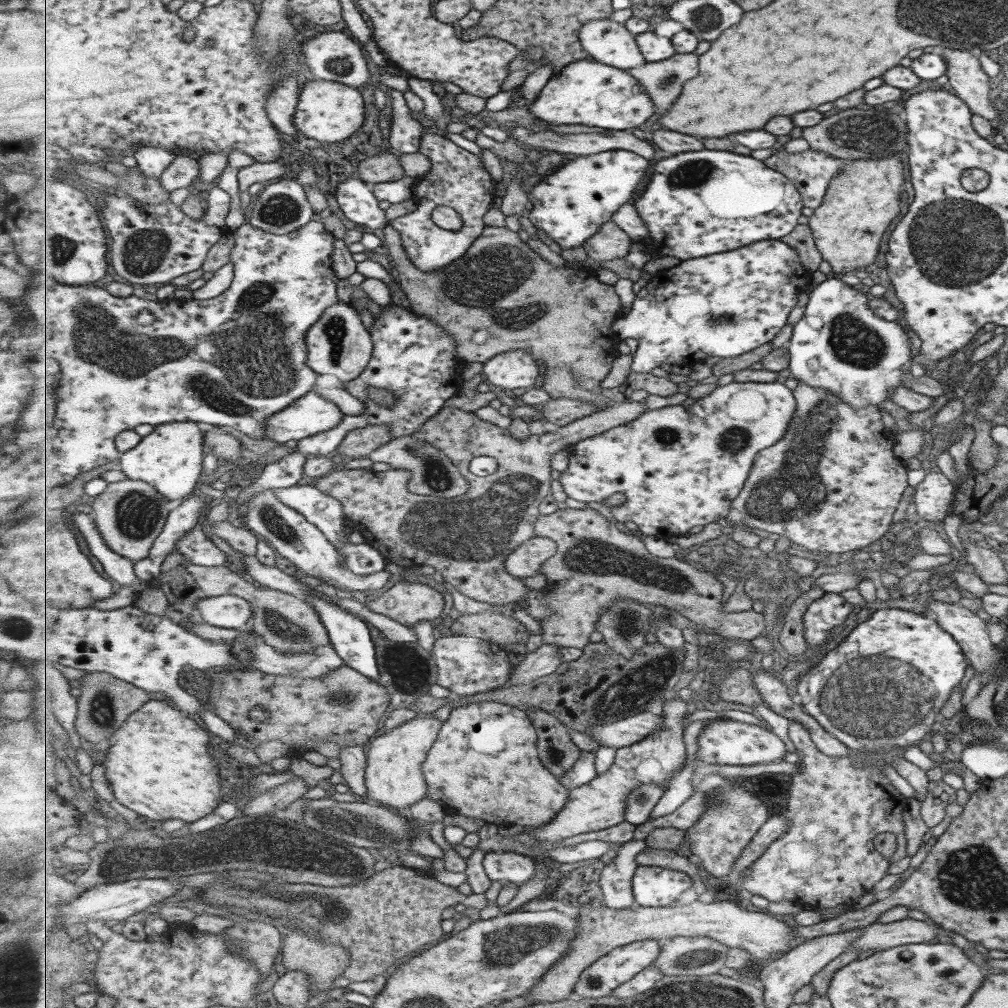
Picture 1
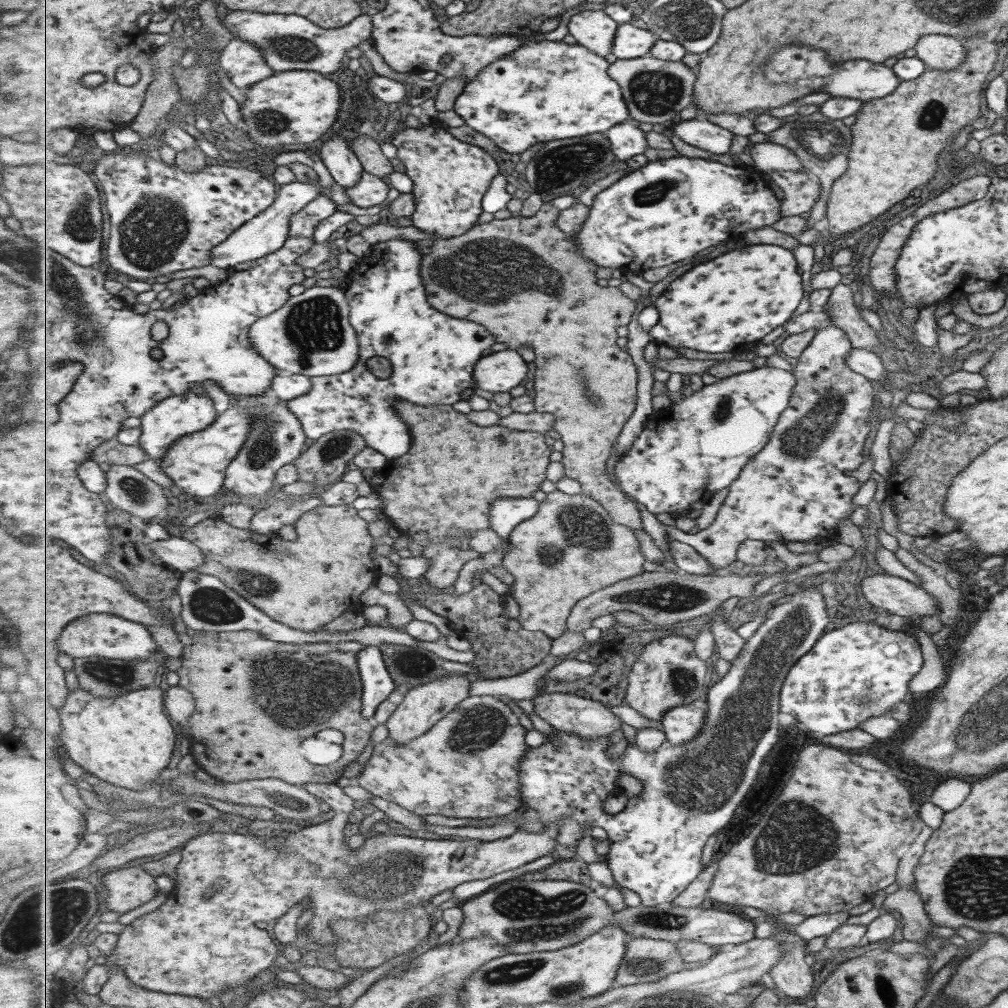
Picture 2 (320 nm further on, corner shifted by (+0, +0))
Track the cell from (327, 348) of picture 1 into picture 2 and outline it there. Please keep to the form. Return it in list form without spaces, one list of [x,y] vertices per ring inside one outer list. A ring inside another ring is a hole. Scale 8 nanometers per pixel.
[[[309,287],[300,295],[292,296],[281,309],[260,318],[250,328],[252,345],[282,373],[304,374],[311,377],[343,374],[359,362],[360,344],[357,331],[350,323],[350,302],[343,289],[337,287]]]

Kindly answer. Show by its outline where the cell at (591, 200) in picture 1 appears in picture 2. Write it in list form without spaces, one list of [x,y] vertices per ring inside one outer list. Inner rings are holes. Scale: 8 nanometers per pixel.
[[[629,118],[607,131],[613,152],[619,160],[629,160],[637,154],[645,154],[645,150],[650,147],[646,132],[643,132],[637,123],[637,120]]]

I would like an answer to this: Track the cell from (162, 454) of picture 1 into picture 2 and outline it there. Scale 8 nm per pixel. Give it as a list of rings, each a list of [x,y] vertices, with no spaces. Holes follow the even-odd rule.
[[[193,390],[183,396],[175,395],[162,400],[142,417],[140,446],[145,450],[149,460],[157,464],[162,463],[163,458],[171,452],[171,445],[179,442],[181,438],[207,430],[209,426],[218,421],[218,415],[215,402],[202,390]]]

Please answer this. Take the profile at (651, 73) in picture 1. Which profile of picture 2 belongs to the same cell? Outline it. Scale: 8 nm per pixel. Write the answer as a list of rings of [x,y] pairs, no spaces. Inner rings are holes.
[[[651,54],[636,59],[612,59],[608,72],[621,86],[630,116],[637,122],[663,125],[696,100],[698,72],[683,61],[661,60]]]

